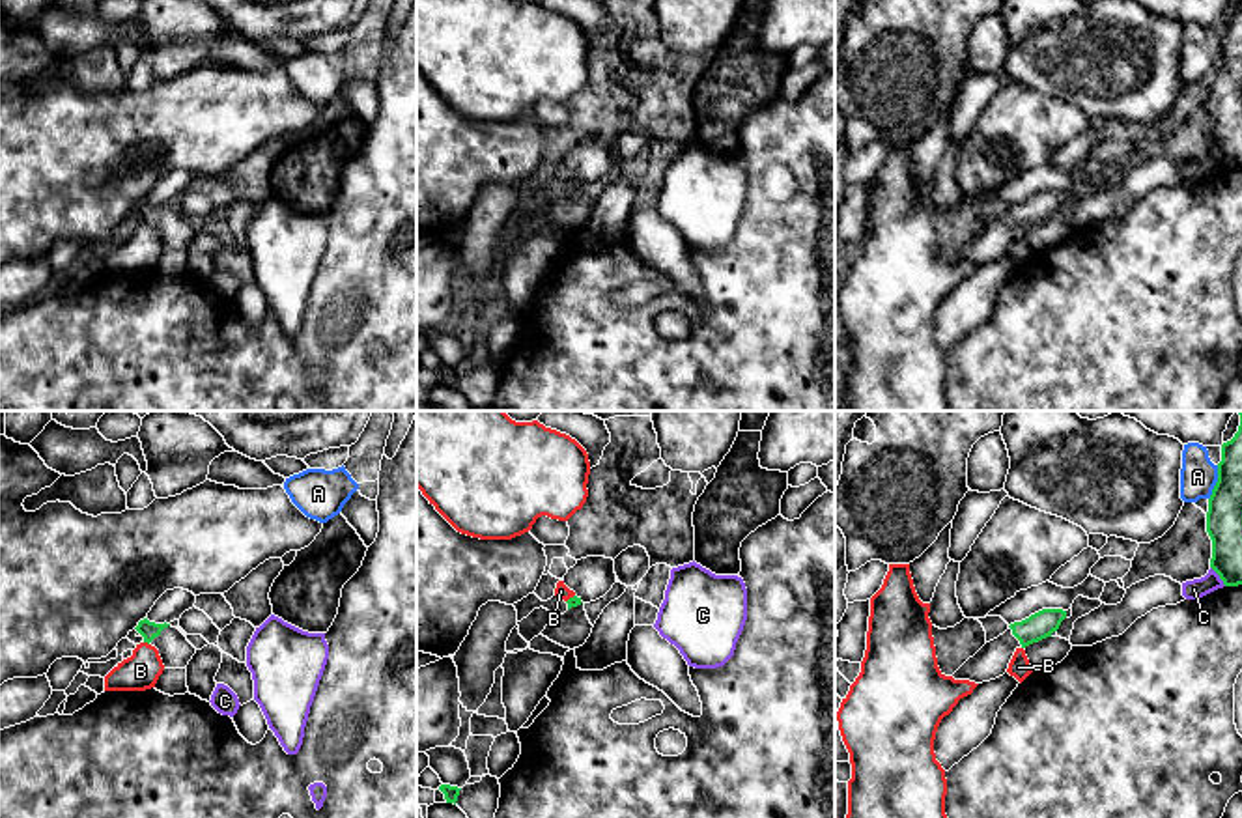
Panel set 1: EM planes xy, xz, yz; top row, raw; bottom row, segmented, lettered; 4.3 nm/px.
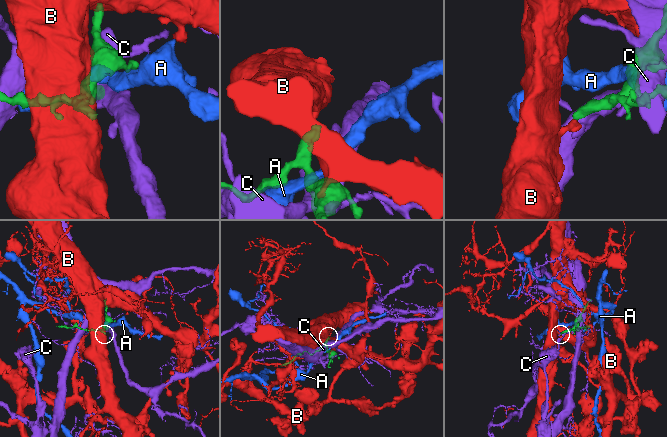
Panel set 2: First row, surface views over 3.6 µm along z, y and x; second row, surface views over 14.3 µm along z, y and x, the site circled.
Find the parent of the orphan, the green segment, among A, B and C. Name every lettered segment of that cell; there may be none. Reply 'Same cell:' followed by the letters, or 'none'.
Same cell: none

